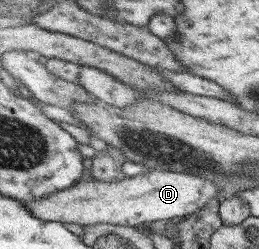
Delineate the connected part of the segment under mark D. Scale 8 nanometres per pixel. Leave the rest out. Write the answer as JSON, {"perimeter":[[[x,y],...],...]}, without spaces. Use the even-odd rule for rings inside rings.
{"perimeter":[[[148,171],[131,178],[116,182],[80,181],[71,188],[59,191],[38,200],[26,200],[24,204],[30,208],[36,218],[60,223],[75,223],[83,228],[88,225],[113,224],[136,227],[150,225],[163,220],[170,222],[172,218],[188,217],[198,213],[208,203],[220,195],[218,184],[206,180],[204,176],[186,174],[186,172]]]}

